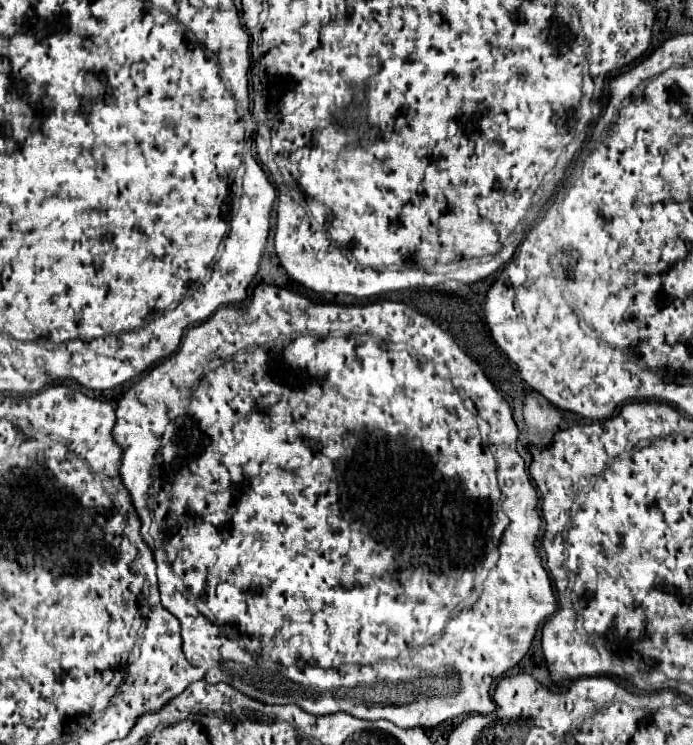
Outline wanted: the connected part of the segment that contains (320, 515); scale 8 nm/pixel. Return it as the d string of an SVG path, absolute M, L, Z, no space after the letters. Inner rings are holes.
M259 284L253 290L249 310L229 306L219 308L207 322L189 328L185 338L181 338L181 344L183 348L179 346L175 354L157 364L149 374L145 374L145 378L123 394L117 406L113 438L123 450L121 478L131 492L135 510L139 512L143 524L141 536L153 550L157 562L161 602L181 622L183 652L187 660L193 666L207 668L205 682L227 682L239 692L265 704L297 704L315 716L347 712L363 720L389 720L399 728L431 728L445 720L473 714L473 710L477 710L477 714L493 712L495 704L489 700L491 684L495 678L501 678L507 670L519 664L527 654L537 628L555 612L557 600L549 574L545 572L535 548L541 518L535 510L537 492L531 486L525 462L517 452L517 424L509 404L493 388L481 366L455 344L451 334L407 304L391 300L378 300L366 305L311 302L301 294L271 284ZM173 420L175 432L169 444L173 456L169 462L163 462L161 476L155 484L155 504L151 512L151 496L147 494L153 478L149 476L155 454L161 448L163 430ZM375 464L387 466L389 474L375 476ZM503 502L509 526L499 546L499 560L495 564L497 576L491 576L489 572L479 592L479 574L487 558L487 542L491 540L491 506L503 510ZM190 590L207 608L195 604L197 598Z

